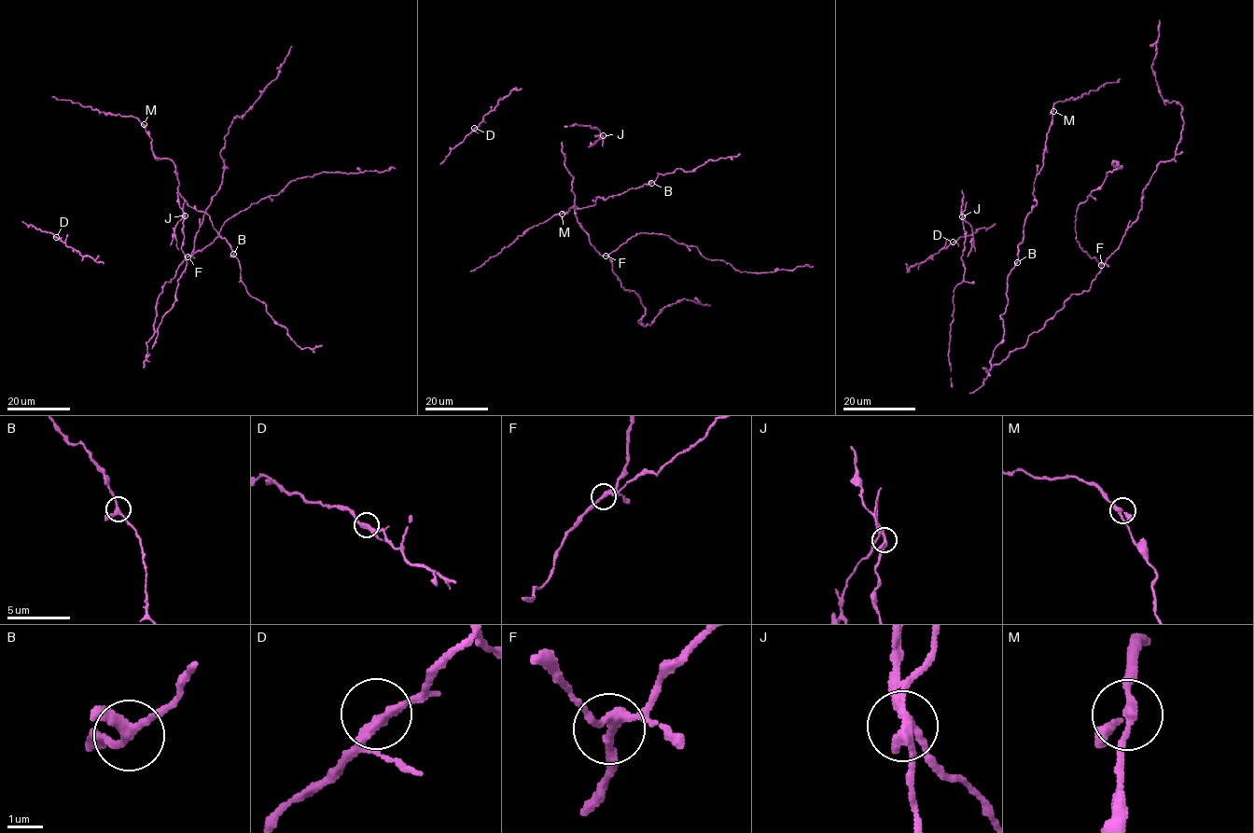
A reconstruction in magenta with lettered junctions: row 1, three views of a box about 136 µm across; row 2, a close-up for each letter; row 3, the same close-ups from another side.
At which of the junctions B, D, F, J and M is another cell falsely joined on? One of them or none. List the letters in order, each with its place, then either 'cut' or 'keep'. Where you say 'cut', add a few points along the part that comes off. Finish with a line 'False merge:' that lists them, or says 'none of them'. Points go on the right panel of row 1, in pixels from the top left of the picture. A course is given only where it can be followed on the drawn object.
B: place (1017, 262); keep
D: place (953, 242); keep
F: place (1101, 265); keep
J: place (962, 216); cut; course (962, 217), (972, 231), (967, 256)
M: place (1053, 111); keep
False merge: J

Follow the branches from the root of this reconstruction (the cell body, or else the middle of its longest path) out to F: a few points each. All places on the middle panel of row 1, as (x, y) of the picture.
F: (577, 219), (590, 243), (601, 255), (606, 256)

